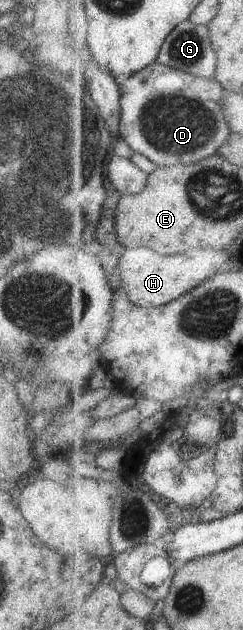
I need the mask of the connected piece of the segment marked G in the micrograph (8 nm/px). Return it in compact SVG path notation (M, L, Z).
M186 20L171 34L164 41L157 61L206 80L214 78L219 58L210 40L208 26L194 26Z

